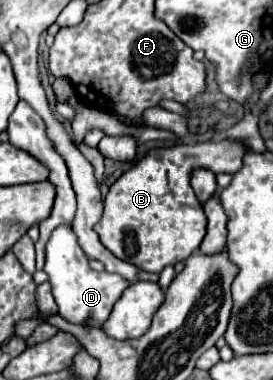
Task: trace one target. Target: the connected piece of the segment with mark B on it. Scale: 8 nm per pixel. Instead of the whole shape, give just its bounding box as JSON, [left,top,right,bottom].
[95,140,245,273]

